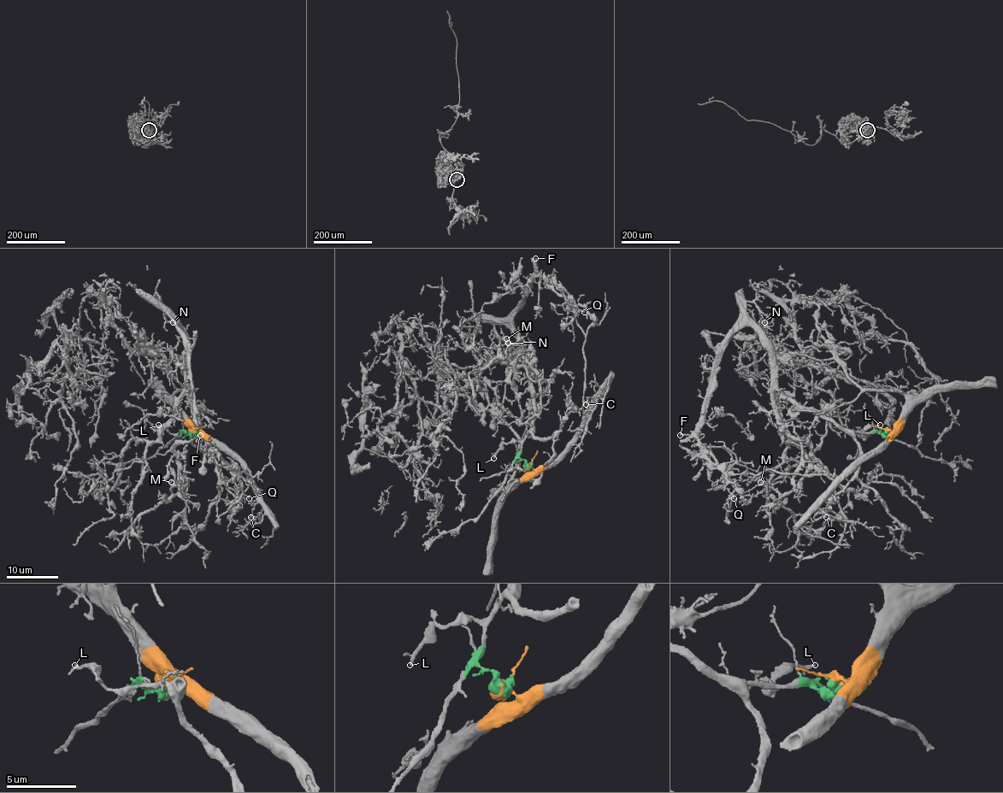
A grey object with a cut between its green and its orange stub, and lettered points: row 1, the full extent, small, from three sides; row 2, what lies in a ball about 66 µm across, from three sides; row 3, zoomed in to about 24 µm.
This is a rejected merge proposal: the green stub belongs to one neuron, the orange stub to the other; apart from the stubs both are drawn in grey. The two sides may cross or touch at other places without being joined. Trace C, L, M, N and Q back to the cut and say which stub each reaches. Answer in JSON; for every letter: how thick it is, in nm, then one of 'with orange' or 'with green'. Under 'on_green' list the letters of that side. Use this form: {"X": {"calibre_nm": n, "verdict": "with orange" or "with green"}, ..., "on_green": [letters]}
{"C": {"calibre_nm": 170, "verdict": "with orange"}, "L": {"calibre_nm": 160, "verdict": "with green"}, "M": {"calibre_nm": 140, "verdict": "with green"}, "N": {"calibre_nm": 120, "verdict": "with green"}, "Q": {"calibre_nm": 150, "verdict": "with orange"}, "on_green": ["L", "M", "N"]}

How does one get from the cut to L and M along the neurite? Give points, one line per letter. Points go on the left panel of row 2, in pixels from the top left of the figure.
L: (193, 433), (173, 434), (163, 425), (158, 425)
M: (193, 433), (184, 433), (200, 425), (188, 390), (196, 431), (175, 447), (179, 489), (175, 494), (171, 482)

